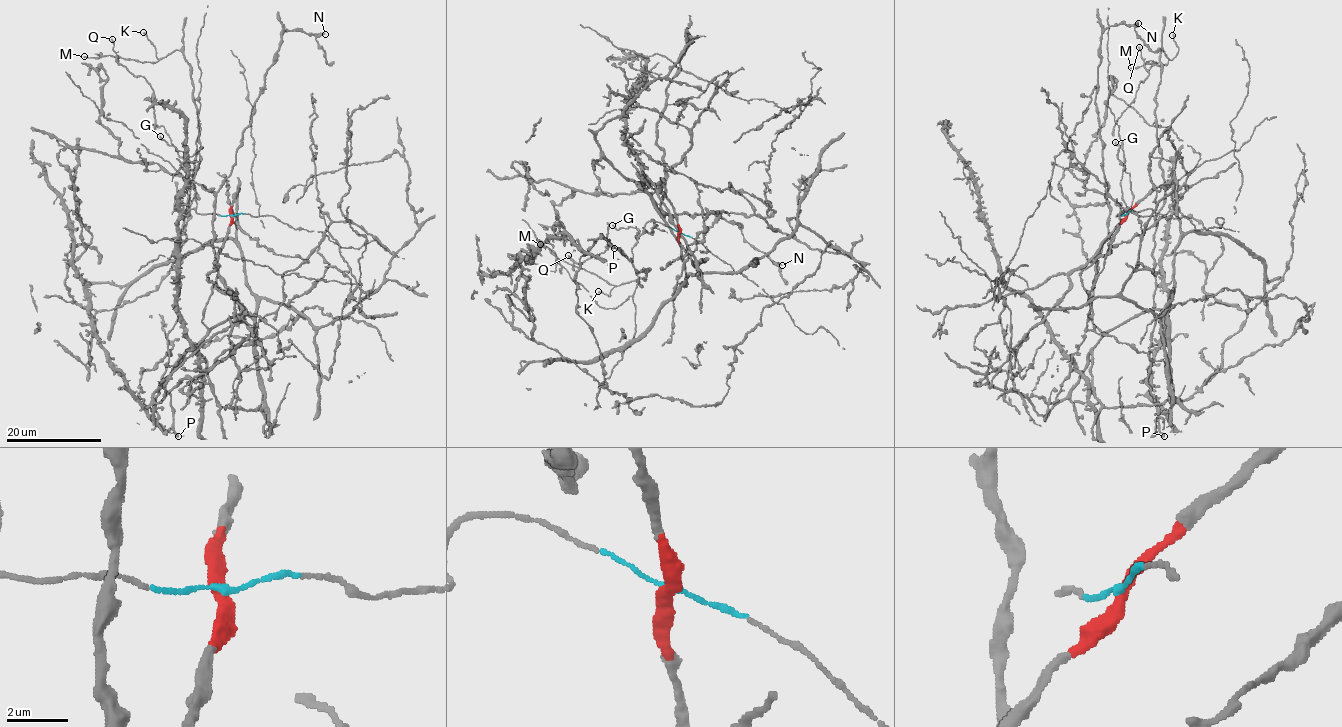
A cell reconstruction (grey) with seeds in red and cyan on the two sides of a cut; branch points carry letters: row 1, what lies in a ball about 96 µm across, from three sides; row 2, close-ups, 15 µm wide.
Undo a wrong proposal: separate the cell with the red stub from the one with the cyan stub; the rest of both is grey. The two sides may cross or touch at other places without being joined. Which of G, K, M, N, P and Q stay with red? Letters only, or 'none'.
N

